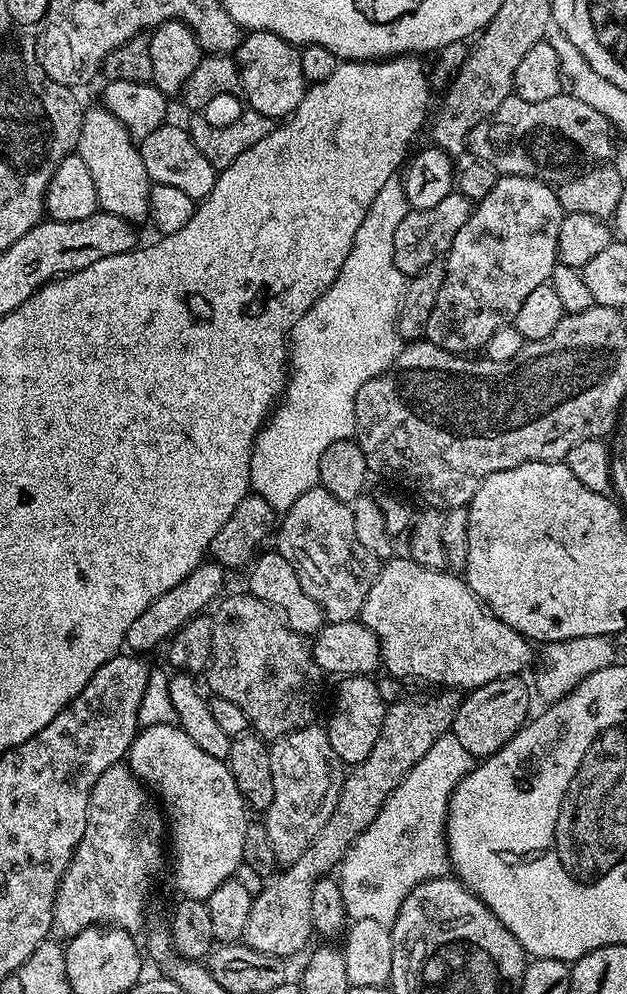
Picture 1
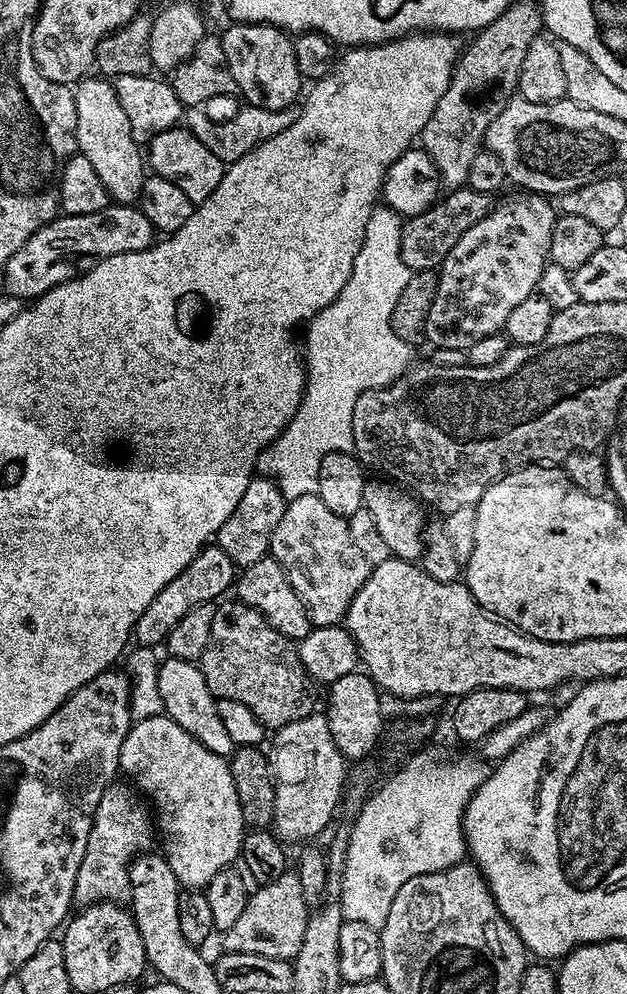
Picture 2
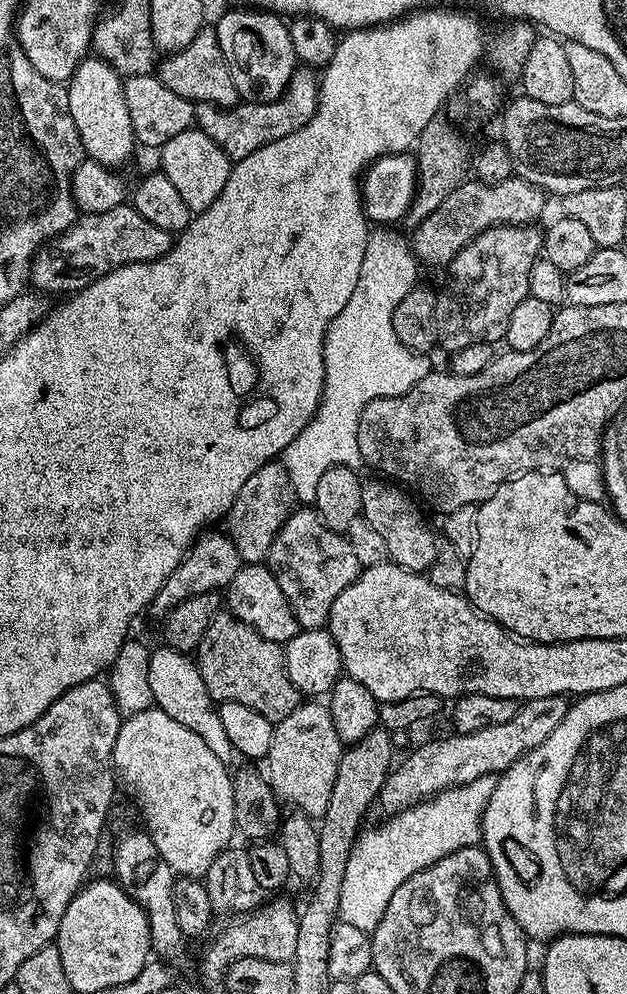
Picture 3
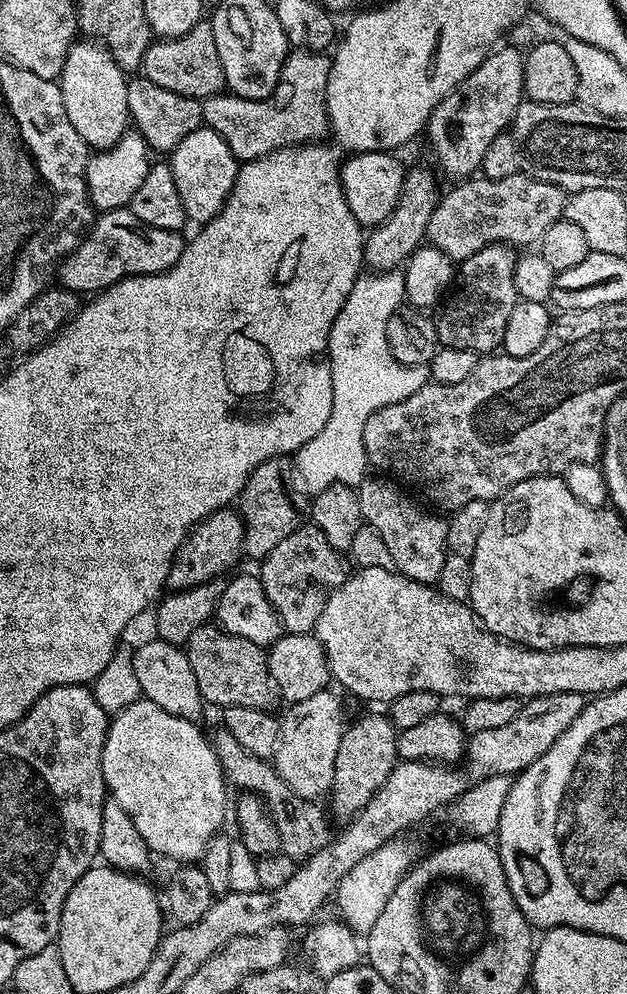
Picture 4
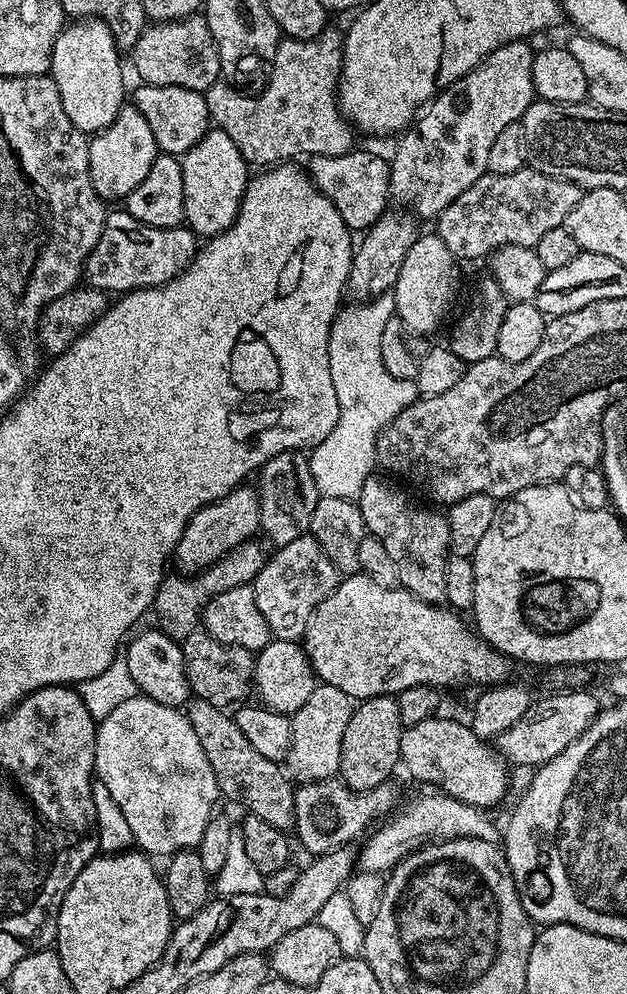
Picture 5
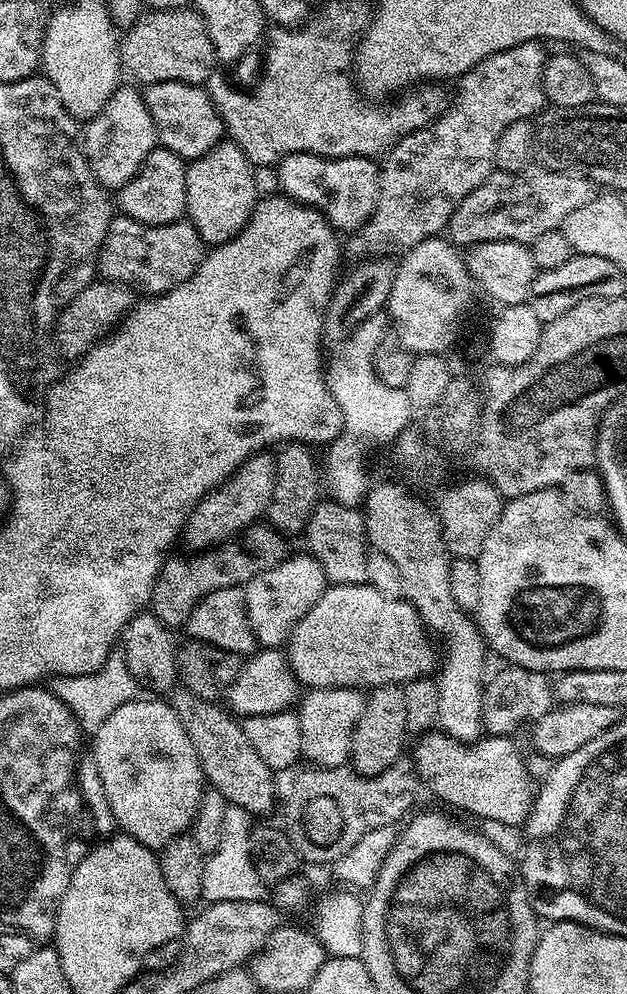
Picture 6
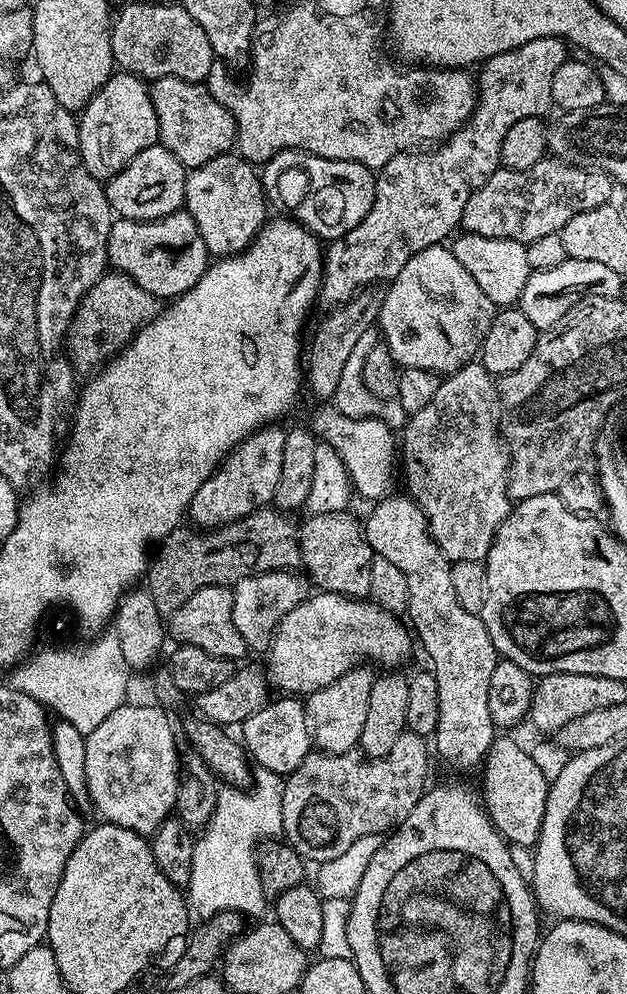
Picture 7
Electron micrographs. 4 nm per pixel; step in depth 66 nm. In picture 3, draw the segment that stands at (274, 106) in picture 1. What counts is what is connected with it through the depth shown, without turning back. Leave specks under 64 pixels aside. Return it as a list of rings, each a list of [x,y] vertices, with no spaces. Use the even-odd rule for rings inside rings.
[[[241,6],[230,9],[220,21],[215,21],[214,27],[218,34],[218,46],[222,46],[222,54],[230,66],[230,78],[234,78],[241,101],[269,104],[288,90],[298,61],[294,46],[290,46],[288,25],[277,13]]]

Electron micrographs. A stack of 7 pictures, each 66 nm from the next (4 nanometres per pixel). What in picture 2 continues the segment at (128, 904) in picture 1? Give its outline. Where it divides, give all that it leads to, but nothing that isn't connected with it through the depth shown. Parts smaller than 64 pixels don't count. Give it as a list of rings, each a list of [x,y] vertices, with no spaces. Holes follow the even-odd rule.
[[[113,782],[96,807],[86,842],[86,854],[82,854],[82,866],[78,866],[78,878],[74,882],[72,898],[77,905],[119,901],[119,896],[129,891],[128,865],[151,849],[148,847],[152,840],[154,844],[153,813],[149,805],[127,783],[124,784]]]

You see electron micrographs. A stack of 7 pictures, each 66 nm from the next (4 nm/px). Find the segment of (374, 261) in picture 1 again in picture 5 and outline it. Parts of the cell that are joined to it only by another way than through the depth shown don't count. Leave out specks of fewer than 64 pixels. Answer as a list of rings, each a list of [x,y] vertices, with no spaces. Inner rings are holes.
[[[392,294],[376,296],[372,300],[352,302],[341,307],[336,313],[336,320],[330,330],[328,353],[330,354],[330,378],[334,378],[334,390],[338,394],[338,426],[330,430],[330,435],[322,443],[315,445],[307,457],[308,475],[314,478],[314,486],[320,496],[330,498],[346,498],[359,501],[362,486],[366,486],[366,478],[370,478],[378,468],[376,463],[376,439],[380,431],[388,425],[406,406],[418,399],[415,380],[394,378],[390,370],[386,370],[386,362],[382,362],[382,330],[386,330],[386,322],[396,310],[396,297]]]

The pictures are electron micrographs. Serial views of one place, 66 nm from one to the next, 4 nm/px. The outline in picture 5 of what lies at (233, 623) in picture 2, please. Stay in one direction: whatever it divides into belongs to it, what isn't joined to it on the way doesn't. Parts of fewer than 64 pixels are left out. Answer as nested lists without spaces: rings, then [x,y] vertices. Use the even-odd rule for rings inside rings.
[[[203,630],[191,632],[180,644],[180,649],[184,655],[184,669],[186,670],[186,678],[188,679],[188,687],[191,695],[198,699],[204,699],[214,706],[227,709],[228,704],[231,706],[239,705],[250,696],[250,681],[252,678],[252,666],[254,663],[253,653],[247,652],[242,646],[237,644],[223,644],[214,639],[214,637]]]

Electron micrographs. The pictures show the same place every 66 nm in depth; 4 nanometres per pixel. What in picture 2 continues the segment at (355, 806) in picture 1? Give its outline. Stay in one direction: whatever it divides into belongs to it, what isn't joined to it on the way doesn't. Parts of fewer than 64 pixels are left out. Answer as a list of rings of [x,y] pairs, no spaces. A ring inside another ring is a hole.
[[[289,870],[283,872],[274,882],[262,884],[251,893],[246,902],[246,910],[222,933],[224,952],[241,952],[242,954],[262,954],[266,958],[278,958],[289,962],[295,960],[302,946],[302,934],[306,934],[306,922],[310,907],[303,900],[302,884],[297,873]]]

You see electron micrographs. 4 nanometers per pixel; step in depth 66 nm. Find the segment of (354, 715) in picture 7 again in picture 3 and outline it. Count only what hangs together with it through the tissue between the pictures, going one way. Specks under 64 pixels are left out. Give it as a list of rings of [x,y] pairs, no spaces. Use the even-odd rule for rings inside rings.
[[[302,702],[294,714],[275,721],[272,745],[266,757],[267,781],[284,804],[286,802],[293,809],[300,809],[308,817],[323,817],[326,802],[330,802],[330,790],[334,790],[341,751],[342,741],[331,721],[329,705],[324,702]]]

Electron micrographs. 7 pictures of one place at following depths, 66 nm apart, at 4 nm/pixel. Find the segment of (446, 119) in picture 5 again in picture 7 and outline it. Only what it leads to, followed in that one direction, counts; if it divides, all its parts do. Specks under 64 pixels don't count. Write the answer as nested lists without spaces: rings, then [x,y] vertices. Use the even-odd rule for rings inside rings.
[[[551,36],[534,38],[534,42],[526,42],[526,46],[494,54],[494,58],[479,65],[476,109],[472,111],[469,120],[439,146],[431,150],[400,152],[375,173],[376,193],[366,218],[362,218],[362,222],[358,222],[354,230],[350,230],[345,236],[339,236],[327,245],[319,303],[328,304],[327,306],[344,304],[350,297],[358,295],[363,288],[371,288],[381,282],[391,282],[398,270],[402,270],[402,266],[406,266],[406,262],[410,262],[410,258],[418,254],[418,250],[444,244],[460,228],[462,210],[466,210],[470,194],[474,194],[478,186],[488,181],[490,174],[502,167],[502,138],[506,138],[510,126],[514,126],[514,122],[522,122],[522,118],[547,117],[548,108],[553,107],[550,86],[554,82],[554,74],[558,71],[558,66],[562,66],[569,56],[569,45]]]

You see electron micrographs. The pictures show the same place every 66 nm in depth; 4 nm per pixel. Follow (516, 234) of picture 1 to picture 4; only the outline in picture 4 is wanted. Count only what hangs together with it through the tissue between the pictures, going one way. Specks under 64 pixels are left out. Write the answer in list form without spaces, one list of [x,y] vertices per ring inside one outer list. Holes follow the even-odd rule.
[[[497,242],[459,261],[454,287],[439,309],[440,316],[435,317],[436,333],[443,347],[488,354],[503,345],[506,321],[518,299],[514,282],[517,259],[517,249],[511,243]]]

